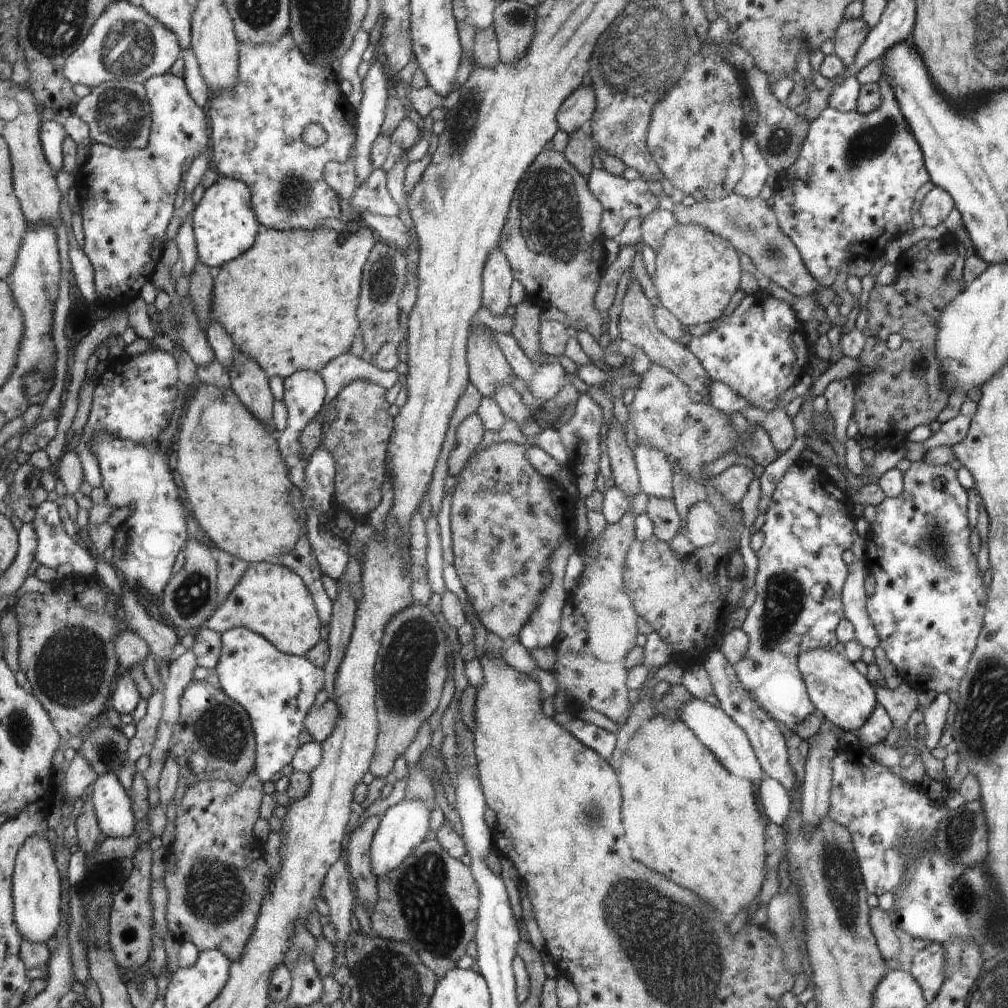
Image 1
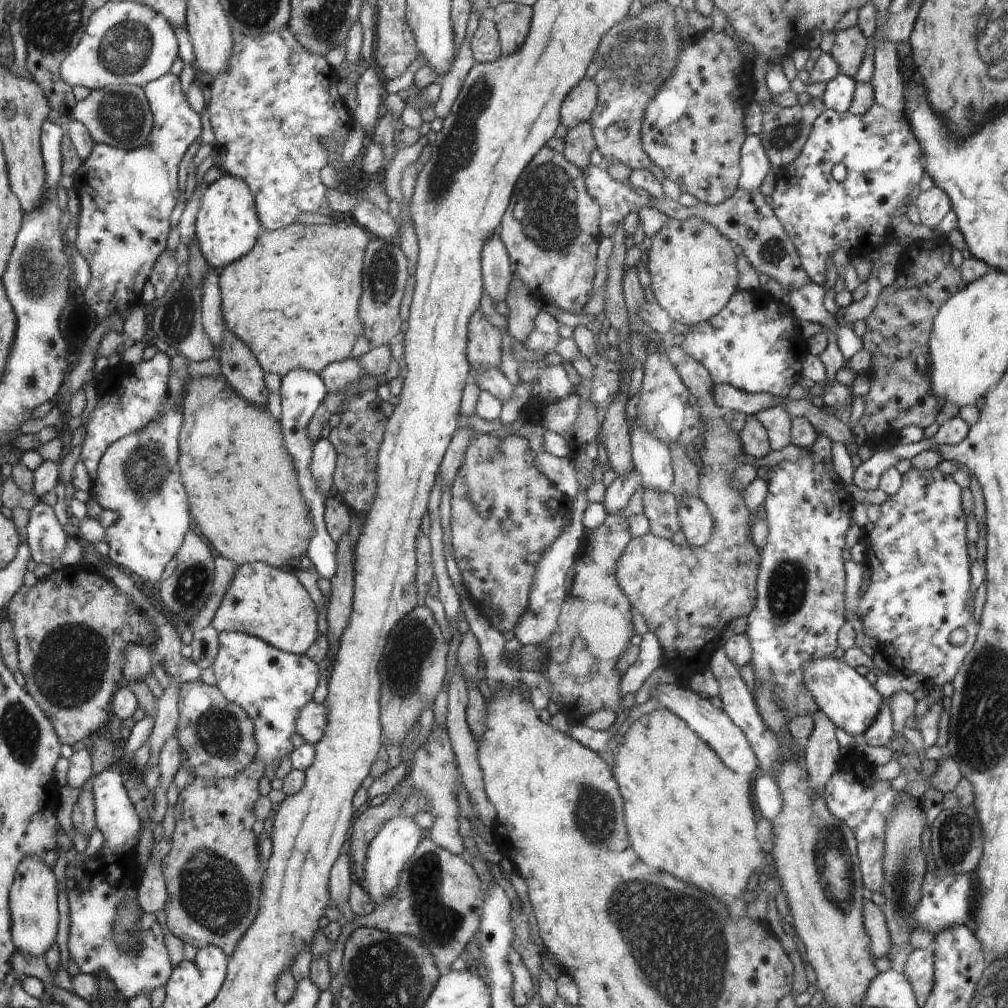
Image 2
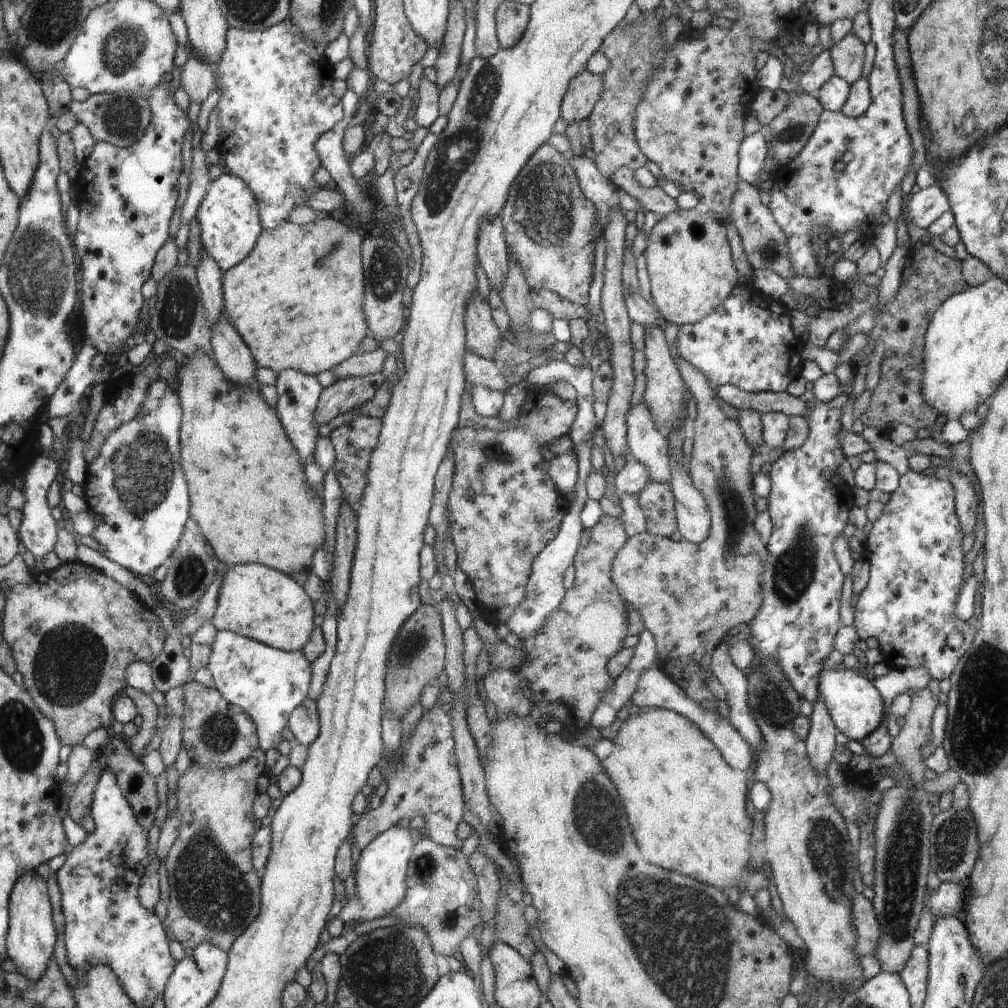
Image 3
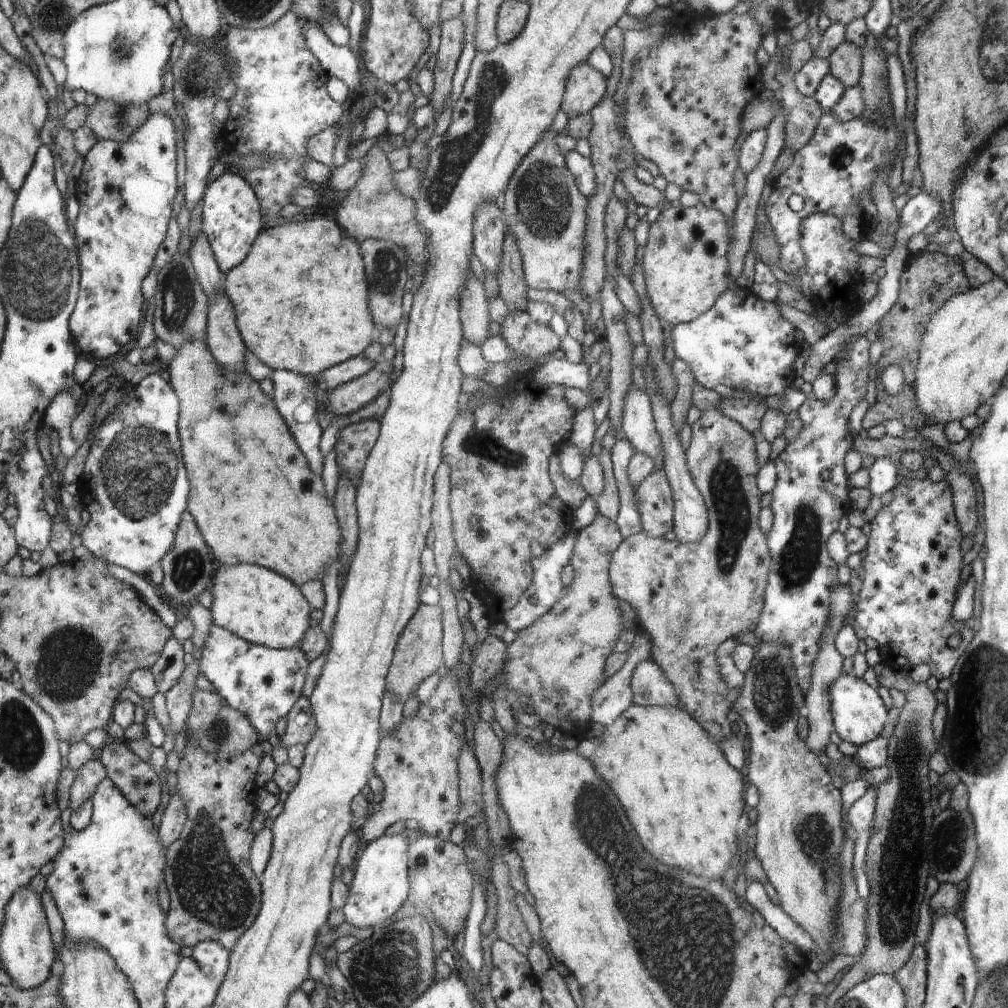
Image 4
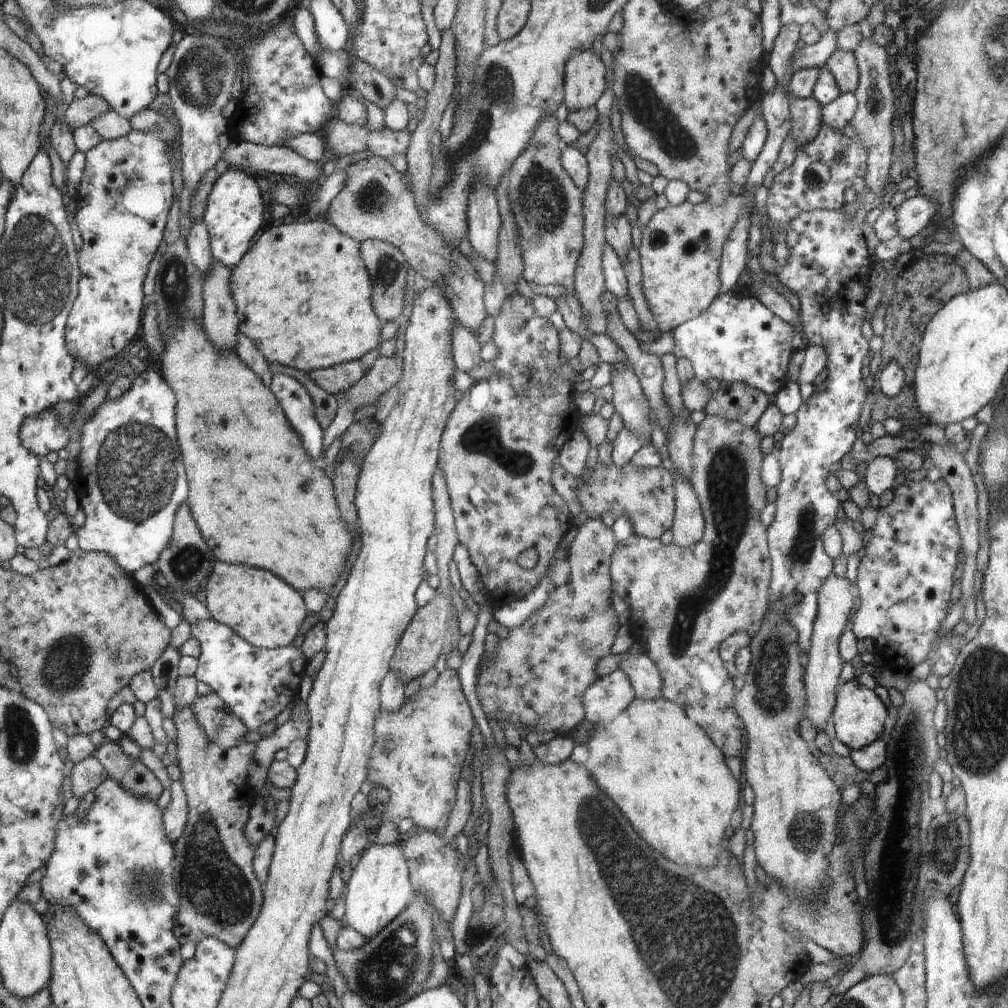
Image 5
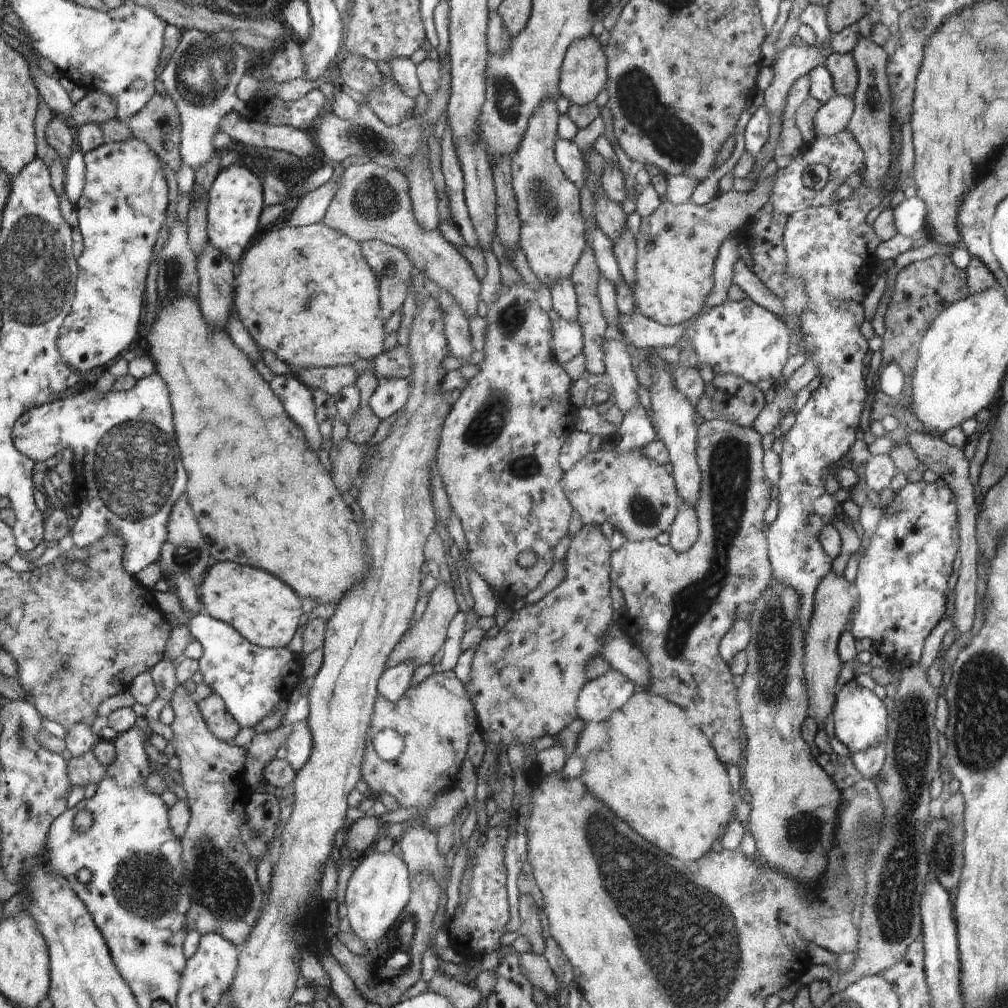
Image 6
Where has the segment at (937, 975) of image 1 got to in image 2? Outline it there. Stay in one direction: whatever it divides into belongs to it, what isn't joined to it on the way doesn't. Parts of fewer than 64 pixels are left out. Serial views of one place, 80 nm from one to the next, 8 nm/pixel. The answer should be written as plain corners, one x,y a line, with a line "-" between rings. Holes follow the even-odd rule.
935,941
927,949
913,949
907,957
904,974
912,986
916,1002
921,1007
934,986

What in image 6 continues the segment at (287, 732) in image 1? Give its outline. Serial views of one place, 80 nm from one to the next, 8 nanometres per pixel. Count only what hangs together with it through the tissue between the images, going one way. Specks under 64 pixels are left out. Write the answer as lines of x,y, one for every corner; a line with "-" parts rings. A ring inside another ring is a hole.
204,612
194,615
188,627
191,636
203,648
203,655
199,658
203,682
224,699
227,709
241,727
256,726
280,700
296,695
303,668
302,655
294,654
287,647
273,649
253,645
230,624

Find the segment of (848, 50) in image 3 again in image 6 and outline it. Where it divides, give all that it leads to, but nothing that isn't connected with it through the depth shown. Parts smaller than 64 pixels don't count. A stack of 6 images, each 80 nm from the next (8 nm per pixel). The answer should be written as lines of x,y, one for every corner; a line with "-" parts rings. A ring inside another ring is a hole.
829,52
823,65
832,75
835,94
852,97
858,84
858,73
852,54

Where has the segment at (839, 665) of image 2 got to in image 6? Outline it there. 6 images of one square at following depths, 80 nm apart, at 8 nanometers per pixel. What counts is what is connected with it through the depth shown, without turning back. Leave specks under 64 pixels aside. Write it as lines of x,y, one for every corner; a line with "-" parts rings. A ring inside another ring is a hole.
853,680
837,689
832,716
835,737
847,748
850,755
878,746
882,742
882,736
886,734
888,713
883,700
874,691
861,687

